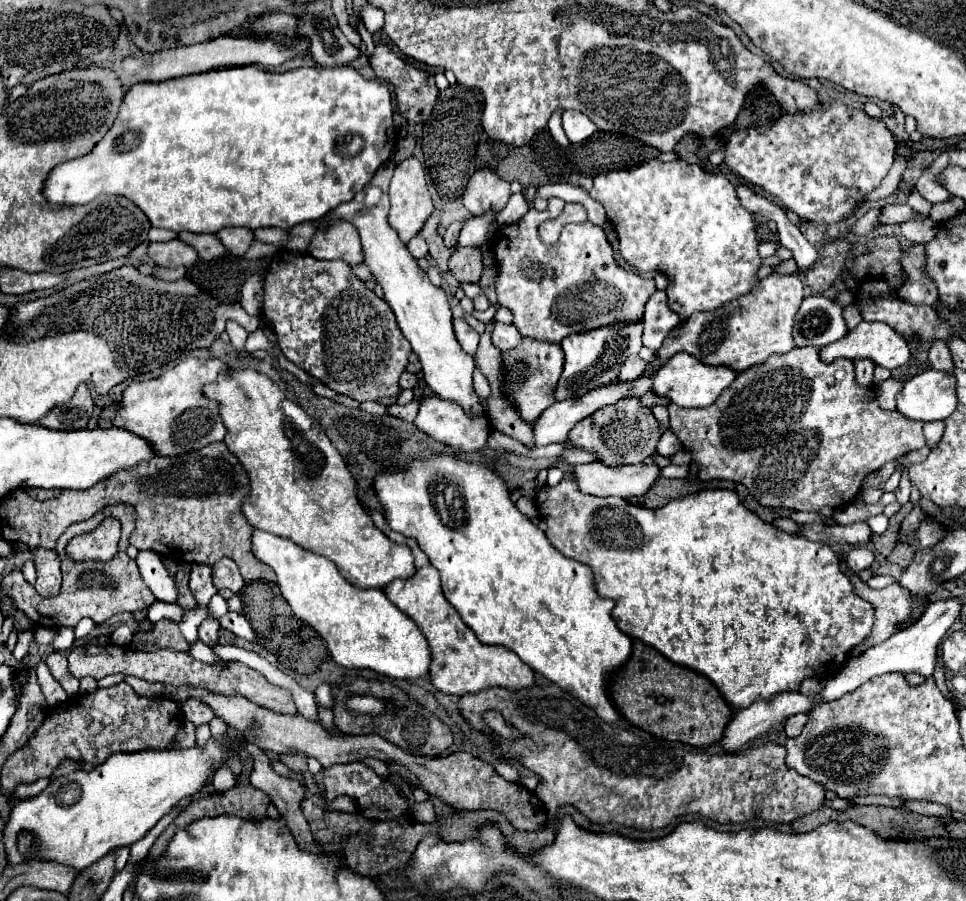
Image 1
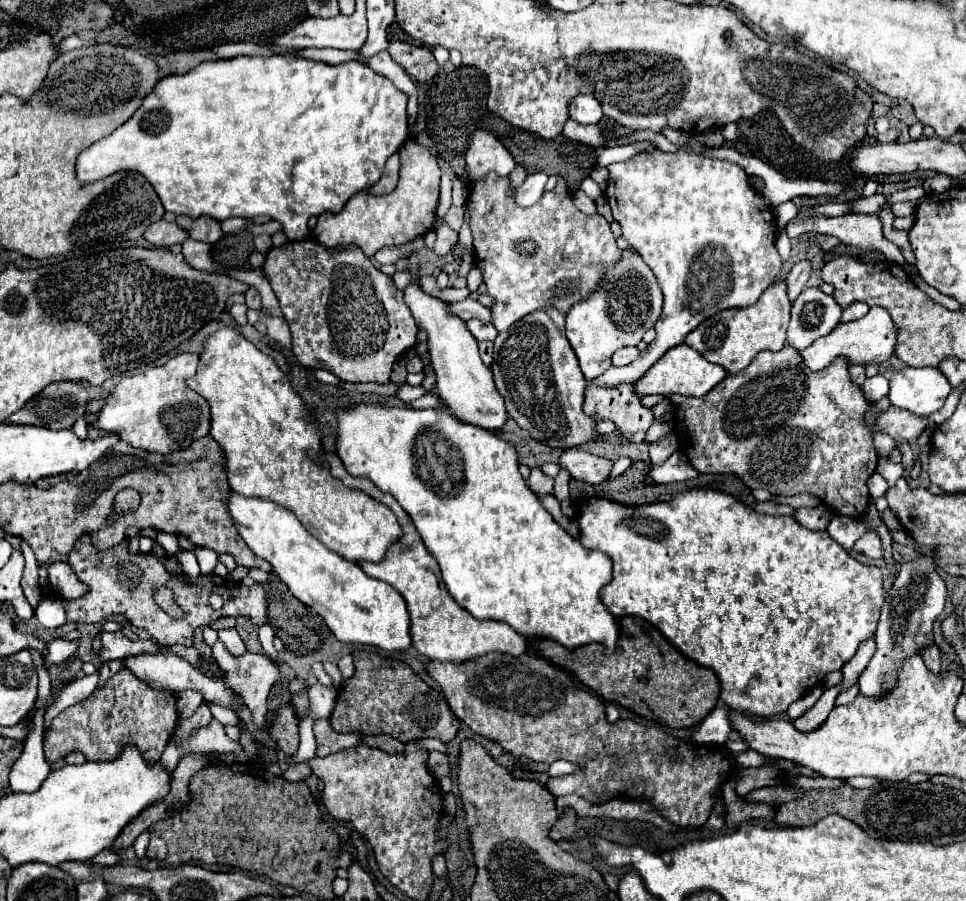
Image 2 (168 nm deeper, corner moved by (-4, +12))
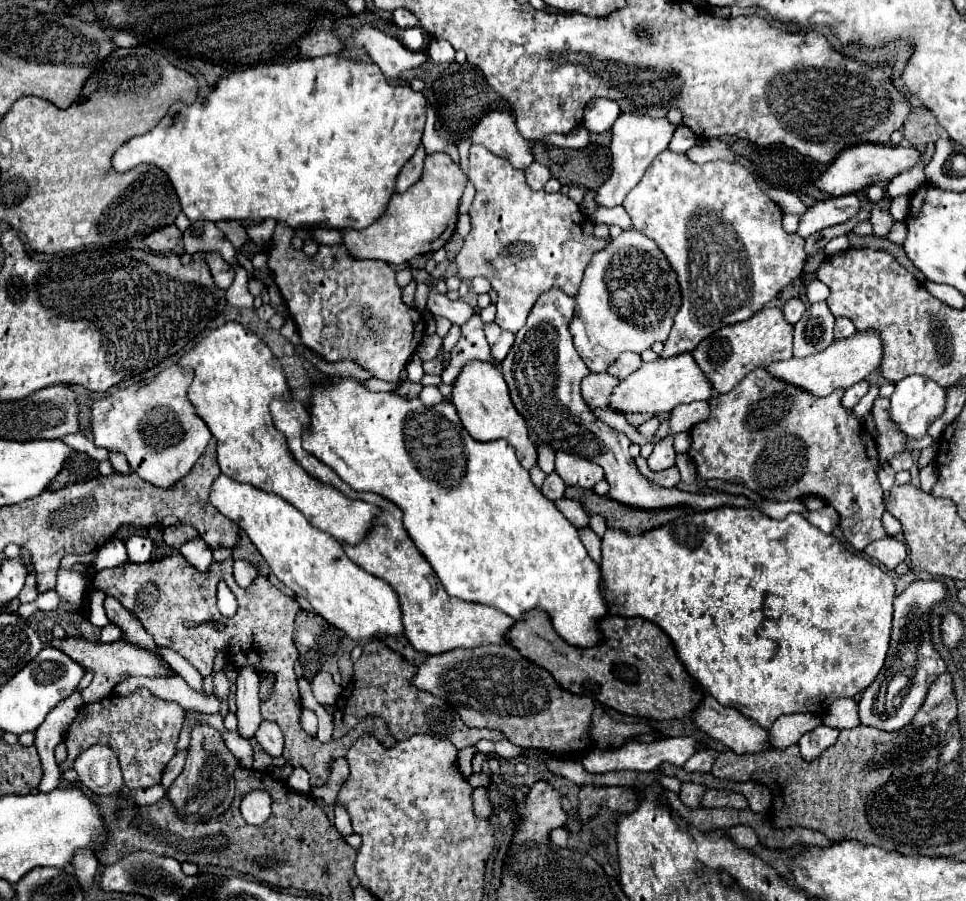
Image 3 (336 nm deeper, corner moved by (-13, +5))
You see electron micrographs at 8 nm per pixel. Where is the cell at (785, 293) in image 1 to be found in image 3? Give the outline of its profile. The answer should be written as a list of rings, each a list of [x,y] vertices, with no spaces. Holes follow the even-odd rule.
[[[761,309],[747,321],[727,325],[711,333],[693,349],[691,355],[705,373],[705,377],[709,379],[709,383],[713,385],[713,389],[717,393],[729,393],[749,371],[793,357],[791,347],[793,347],[793,327],[785,323],[781,309]]]

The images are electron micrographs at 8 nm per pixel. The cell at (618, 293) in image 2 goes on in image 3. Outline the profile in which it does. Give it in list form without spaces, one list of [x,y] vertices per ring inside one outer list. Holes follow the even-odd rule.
[[[629,227],[597,251],[587,265],[569,331],[587,367],[603,373],[623,351],[643,353],[655,341],[665,343],[679,307],[681,287],[667,257],[653,239]]]

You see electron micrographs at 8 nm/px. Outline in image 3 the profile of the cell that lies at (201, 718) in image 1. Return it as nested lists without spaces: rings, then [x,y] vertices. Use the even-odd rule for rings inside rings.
[[[187,751],[177,753],[177,755],[169,761],[169,765],[165,767],[165,771],[163,771],[163,779],[161,779],[161,785],[163,785],[165,791],[169,791],[171,783],[173,783],[173,781],[177,779],[177,775],[181,773],[181,769],[183,769],[183,765],[185,765],[185,757],[187,757]]]

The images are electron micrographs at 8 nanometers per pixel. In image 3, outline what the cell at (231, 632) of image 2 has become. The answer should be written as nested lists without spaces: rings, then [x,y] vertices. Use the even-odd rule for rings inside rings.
[[[239,671],[237,677],[237,719],[239,719],[239,733],[245,739],[255,737],[259,729],[261,715],[259,715],[259,675],[255,671]]]

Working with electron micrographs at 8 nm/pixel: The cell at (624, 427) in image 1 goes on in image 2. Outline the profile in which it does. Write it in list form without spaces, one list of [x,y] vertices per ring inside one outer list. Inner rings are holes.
[[[632,384],[620,388],[592,388],[586,386],[584,414],[592,420],[610,420],[620,434],[646,432],[654,422],[654,410],[642,404]]]

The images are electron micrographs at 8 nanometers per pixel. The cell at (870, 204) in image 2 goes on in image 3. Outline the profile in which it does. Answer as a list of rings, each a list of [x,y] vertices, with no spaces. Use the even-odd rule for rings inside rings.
[[[841,195],[841,197],[829,197],[825,201],[815,201],[799,217],[797,233],[801,237],[809,237],[823,227],[845,223],[845,219],[853,217],[853,211],[857,211],[857,195]]]

